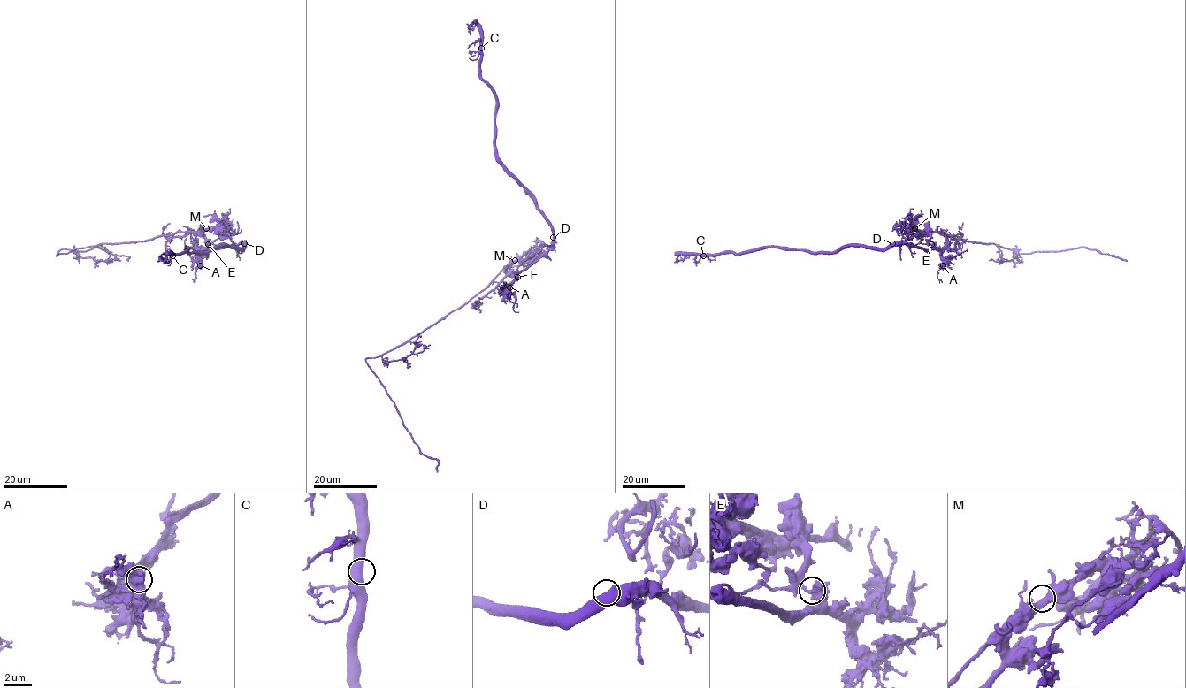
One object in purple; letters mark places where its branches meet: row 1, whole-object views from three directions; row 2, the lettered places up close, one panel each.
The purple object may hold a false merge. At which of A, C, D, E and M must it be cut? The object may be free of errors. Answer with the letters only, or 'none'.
E

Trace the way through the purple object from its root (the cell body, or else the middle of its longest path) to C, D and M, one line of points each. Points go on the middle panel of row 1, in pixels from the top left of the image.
C: (512, 275), (516, 278), (549, 248), (553, 232), (532, 194), (497, 155), (495, 97), (480, 76), (481, 48)
D: (512, 275), (516, 274), (516, 278), (533, 263), (549, 248), (553, 237)
M: (512, 275), (507, 268), (515, 260)

